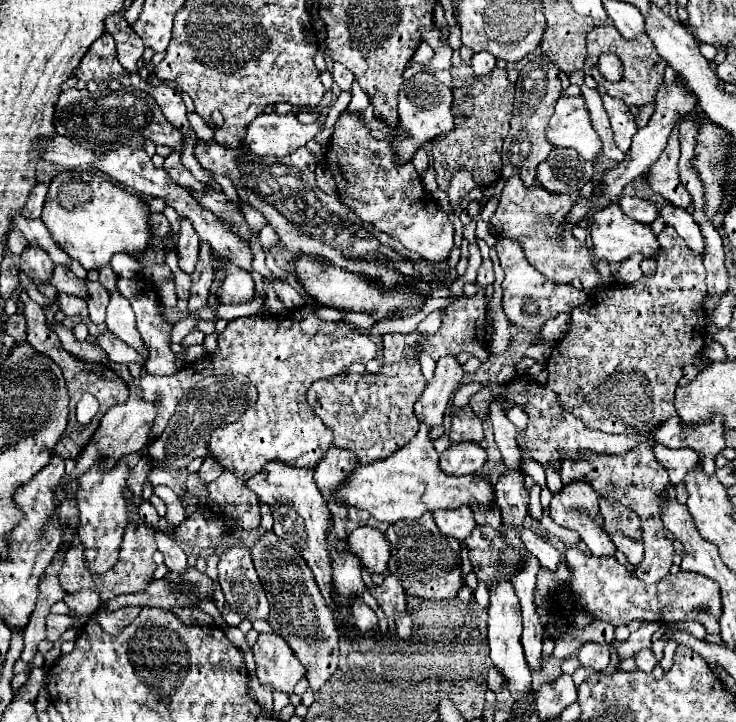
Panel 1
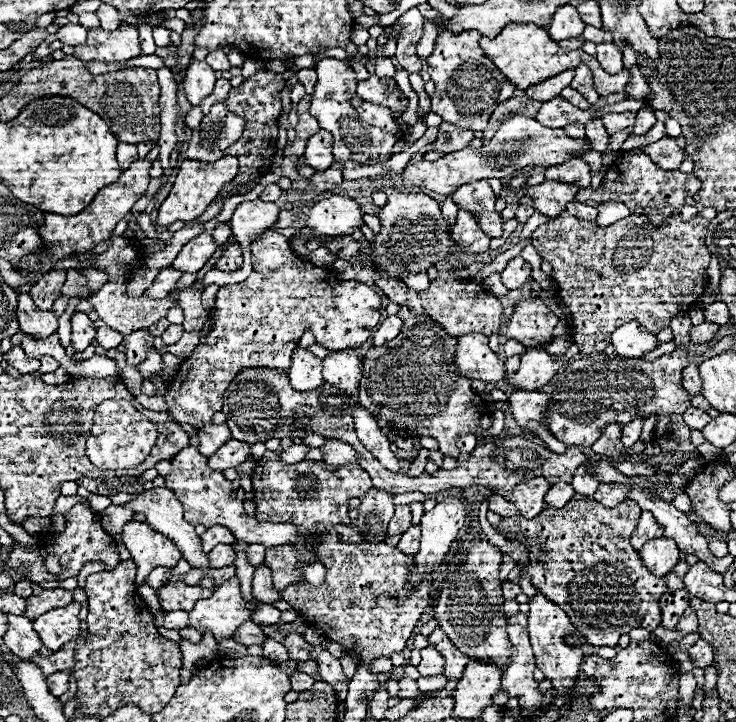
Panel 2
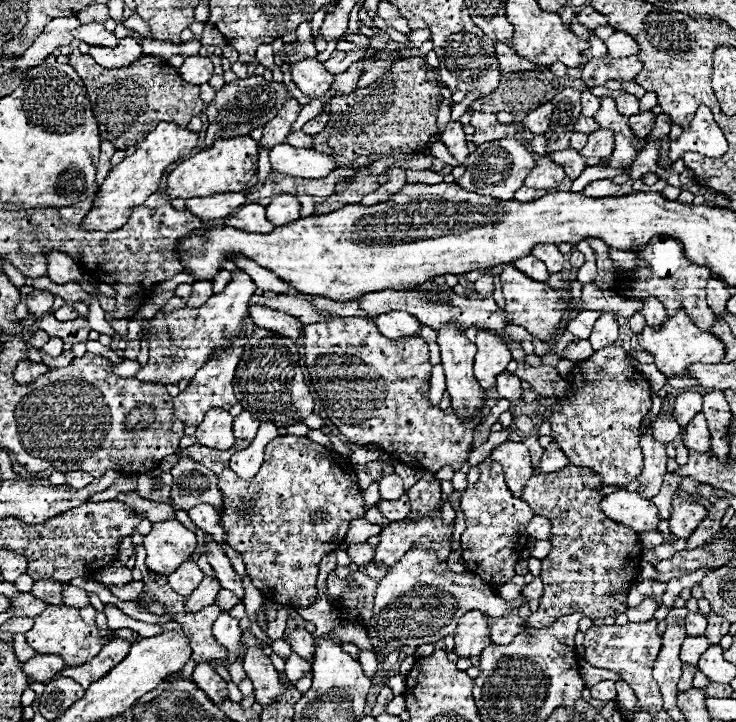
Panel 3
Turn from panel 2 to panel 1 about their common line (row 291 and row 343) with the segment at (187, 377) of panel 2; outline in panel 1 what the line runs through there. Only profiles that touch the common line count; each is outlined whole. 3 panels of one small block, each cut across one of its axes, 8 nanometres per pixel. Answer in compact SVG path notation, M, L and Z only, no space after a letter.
M300 308L286 318L274 318L270 314L262 318L236 318L218 334L216 354L208 354L204 360L172 376L144 374L140 378L142 398L160 402L150 438L160 436L184 392L194 388L198 380L206 376L246 376L258 392L256 402L240 420L216 428L206 448L224 468L242 478L252 478L266 462L276 458L292 466L316 466L332 446L332 432L310 410L304 400L306 390L312 382L340 374L348 364L368 362L374 356L376 344L366 332L352 328L344 320L320 320L308 308Z

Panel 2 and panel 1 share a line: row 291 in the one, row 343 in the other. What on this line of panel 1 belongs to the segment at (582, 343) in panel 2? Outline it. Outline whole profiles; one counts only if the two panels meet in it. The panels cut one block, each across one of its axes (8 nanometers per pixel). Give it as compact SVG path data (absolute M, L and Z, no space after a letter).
M664 228L658 236L658 242L660 242L660 256L656 256L656 272L652 276L642 276L638 282L634 284L614 284L610 288L602 288L602 290L596 290L594 294L588 296L588 302L582 304L580 308L574 308L570 312L570 328L566 332L566 336L552 348L552 354L550 358L546 360L546 370L548 370L548 386L558 394L558 402L560 406L574 414L576 418L580 418L586 428L590 430L600 430L600 432L606 432L606 434L640 434L640 436L648 436L652 434L664 420L676 416L676 410L674 410L674 390L678 388L678 380L684 376L682 368L686 364L692 364L694 358L704 350L706 346L706 312L702 308L704 304L704 296L706 296L706 272L704 272L704 264L702 264L702 256L696 256L696 252L692 252L684 242L682 238L672 230L672 228Z

